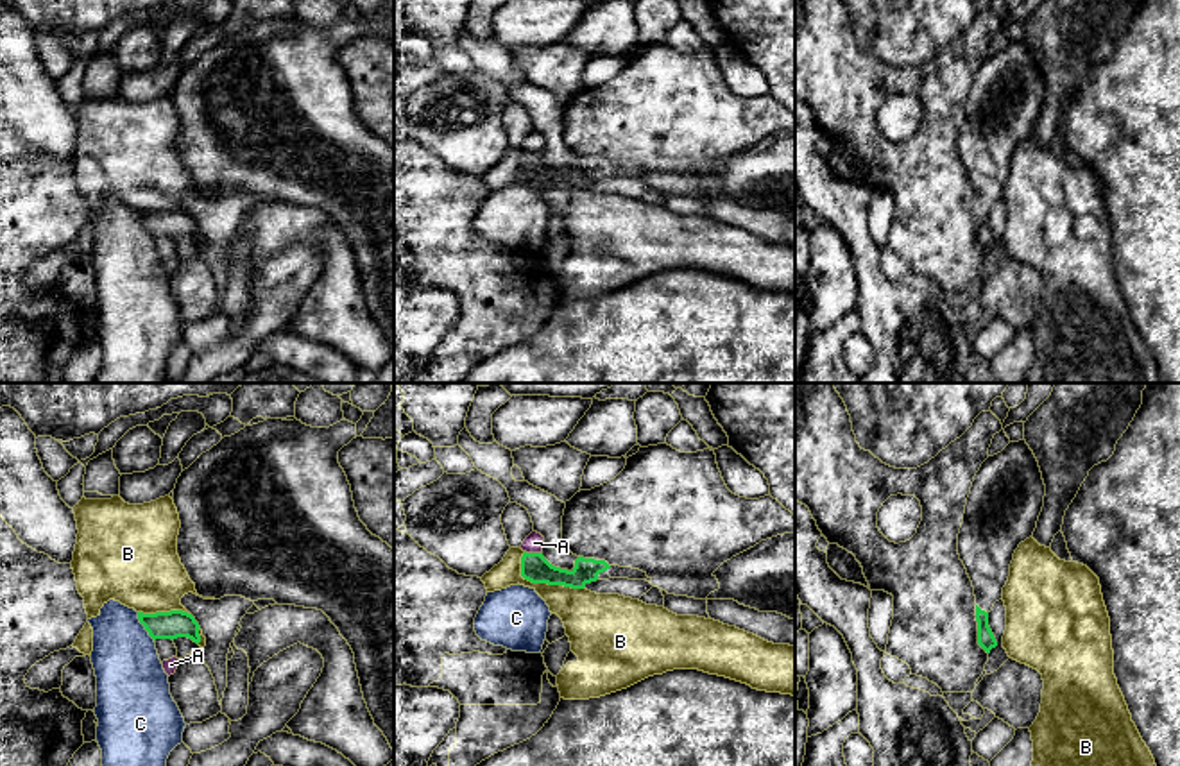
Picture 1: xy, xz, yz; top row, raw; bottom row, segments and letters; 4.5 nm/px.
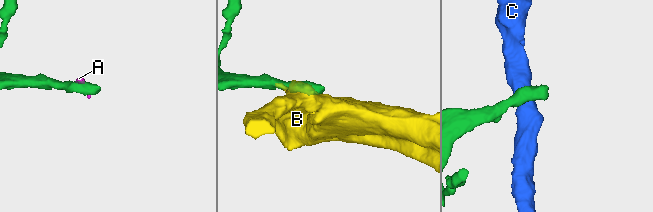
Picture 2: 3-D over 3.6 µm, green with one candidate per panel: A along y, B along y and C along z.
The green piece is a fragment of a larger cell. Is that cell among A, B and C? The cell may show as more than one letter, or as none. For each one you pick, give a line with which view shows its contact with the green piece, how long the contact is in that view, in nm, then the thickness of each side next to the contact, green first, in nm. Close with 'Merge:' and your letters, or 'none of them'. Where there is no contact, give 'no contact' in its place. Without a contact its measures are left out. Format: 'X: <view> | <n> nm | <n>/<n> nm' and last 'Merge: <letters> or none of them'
Merge: none of them

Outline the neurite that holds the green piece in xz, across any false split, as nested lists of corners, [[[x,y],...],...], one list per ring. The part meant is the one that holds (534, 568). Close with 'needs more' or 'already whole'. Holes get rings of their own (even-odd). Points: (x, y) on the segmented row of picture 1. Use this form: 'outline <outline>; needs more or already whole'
outline [[[523,553],[521,576],[532,583],[564,585],[584,589],[587,583],[609,578],[646,580],[646,573],[632,567],[609,566],[605,560],[584,558],[575,560],[571,571],[552,566],[543,553]]]; needs more

